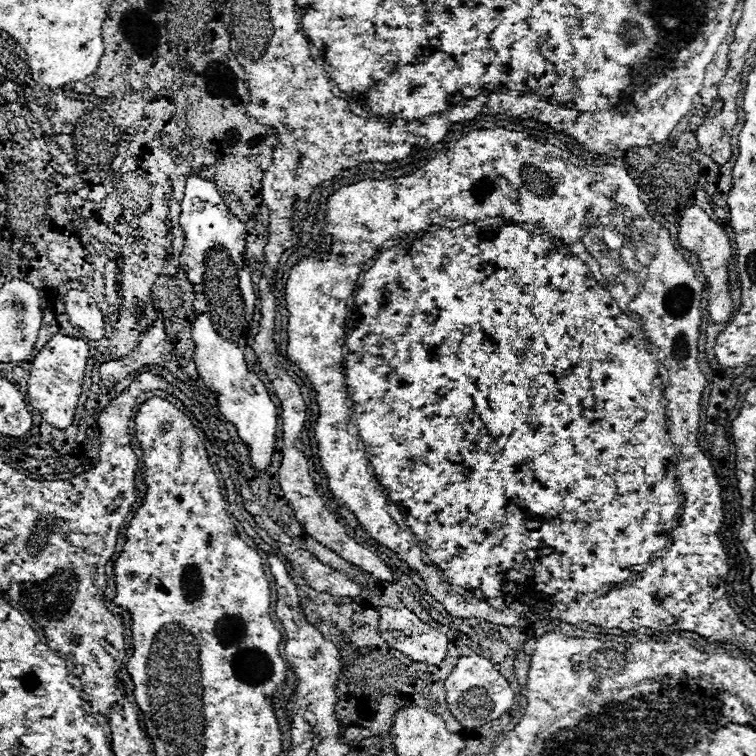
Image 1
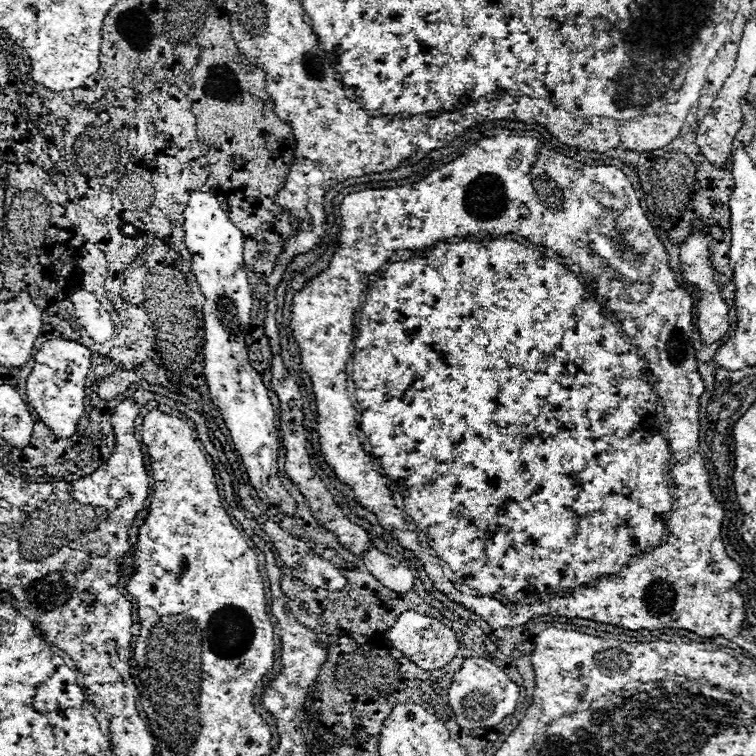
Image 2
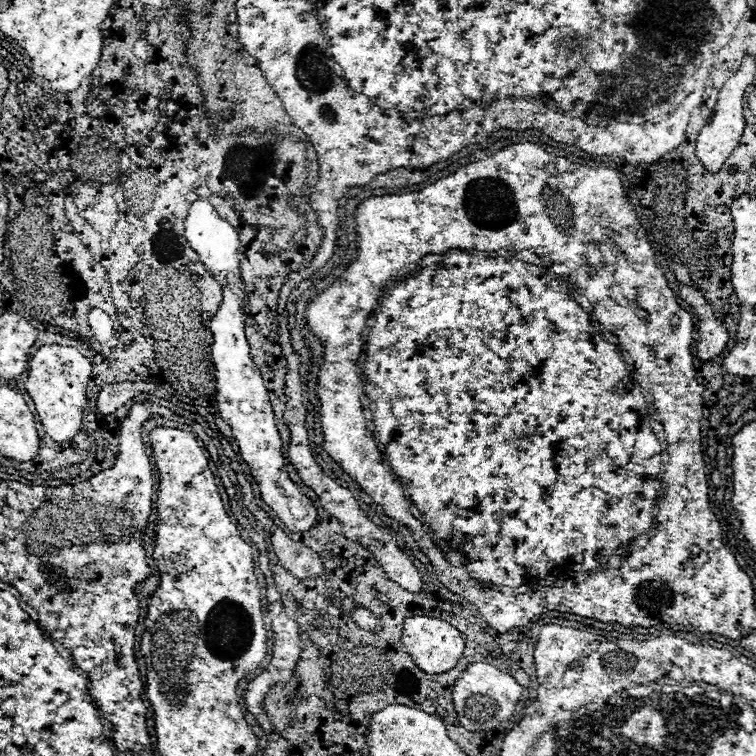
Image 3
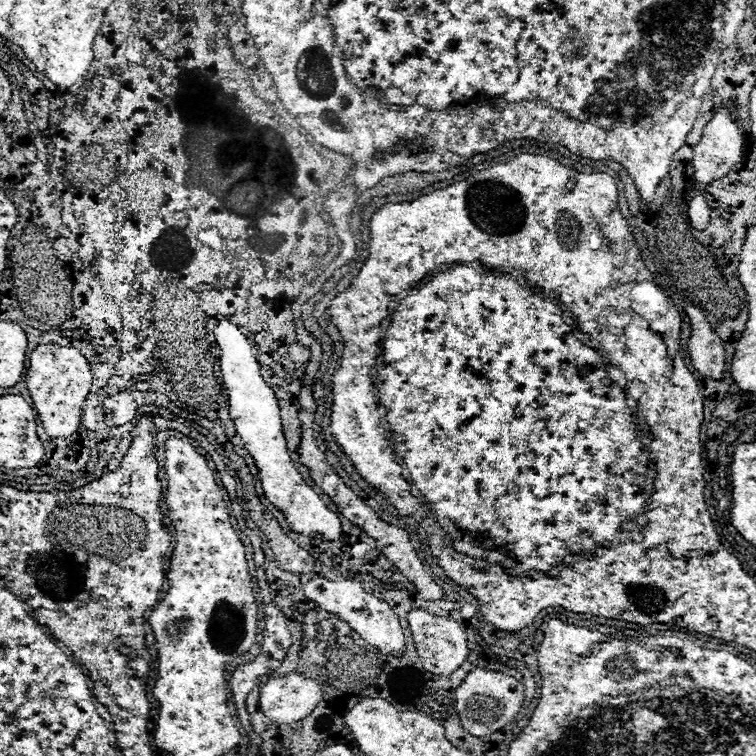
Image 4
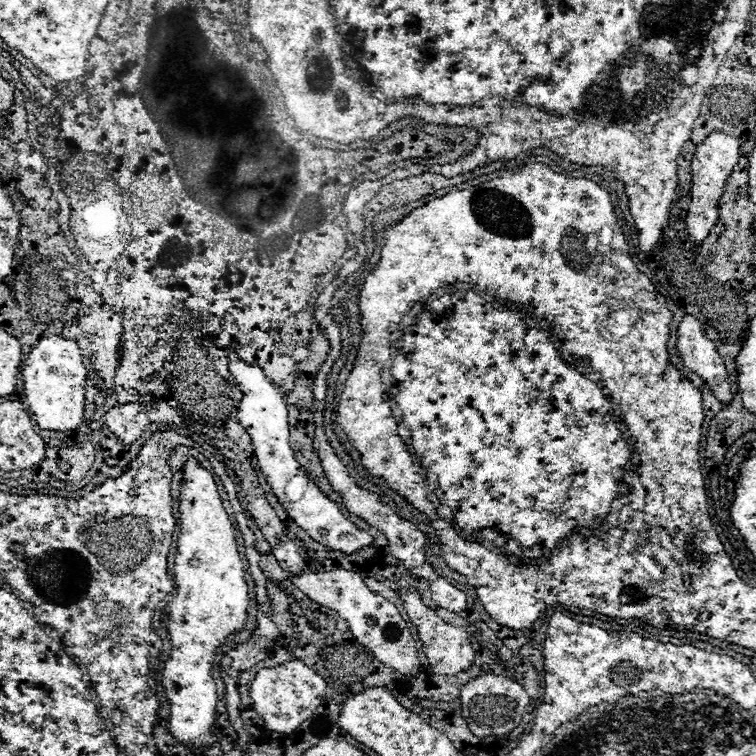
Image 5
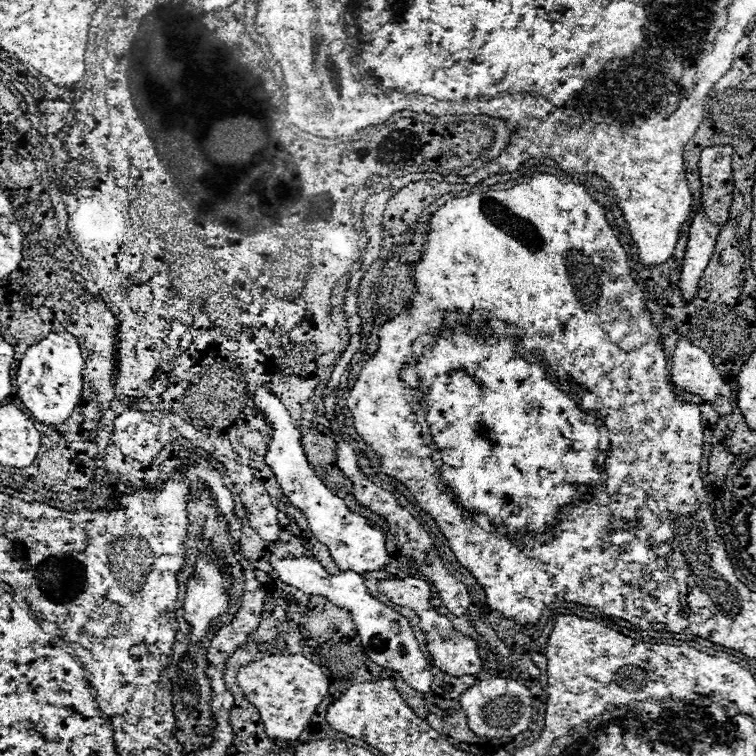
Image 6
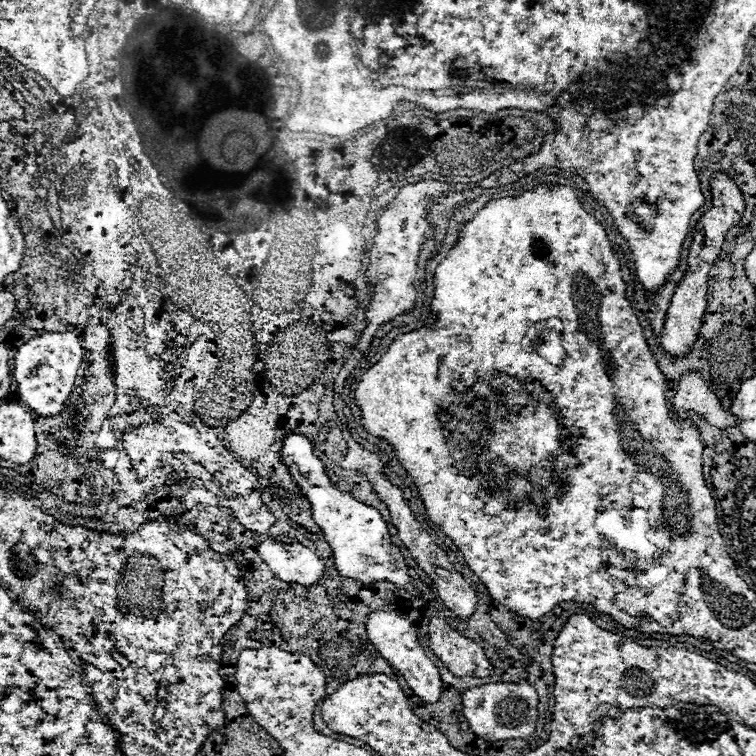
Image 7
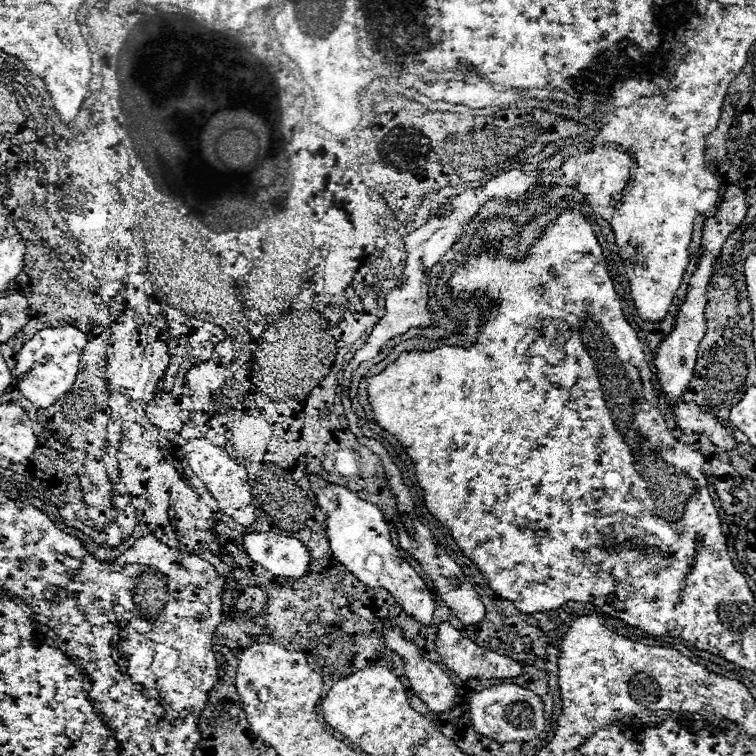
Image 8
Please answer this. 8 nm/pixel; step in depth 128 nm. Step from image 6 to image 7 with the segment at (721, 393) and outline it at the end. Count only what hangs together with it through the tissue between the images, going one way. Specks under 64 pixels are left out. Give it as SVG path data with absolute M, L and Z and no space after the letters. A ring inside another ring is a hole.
M696 370L684 372L680 376L672 406L676 412L686 412L686 410L700 412L712 426L720 430L736 426L736 416L722 408L722 402L718 394L710 388L710 382L704 380L704 376Z

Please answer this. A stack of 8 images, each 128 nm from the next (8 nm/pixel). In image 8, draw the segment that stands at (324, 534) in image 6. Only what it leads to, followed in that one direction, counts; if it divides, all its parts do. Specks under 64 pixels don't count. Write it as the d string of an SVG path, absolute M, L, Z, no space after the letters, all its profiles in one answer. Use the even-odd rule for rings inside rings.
M310 476L310 488L316 496L320 510L326 514L326 534L332 548L334 558L348 568L360 582L370 588L386 588L406 614L414 616L422 624L432 624L434 614L434 598L426 588L424 580L414 572L414 568L400 558L398 550L392 544L388 522L384 520L378 506L358 498L354 492L344 486L326 482L324 478Z

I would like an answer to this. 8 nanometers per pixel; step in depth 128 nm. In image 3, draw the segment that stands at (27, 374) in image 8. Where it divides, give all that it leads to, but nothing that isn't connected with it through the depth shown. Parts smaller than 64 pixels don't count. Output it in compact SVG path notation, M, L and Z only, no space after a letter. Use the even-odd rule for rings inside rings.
M44 344L32 356L26 378L26 392L32 398L46 434L56 442L68 442L80 432L86 406L86 384L92 378L92 364L74 346Z

